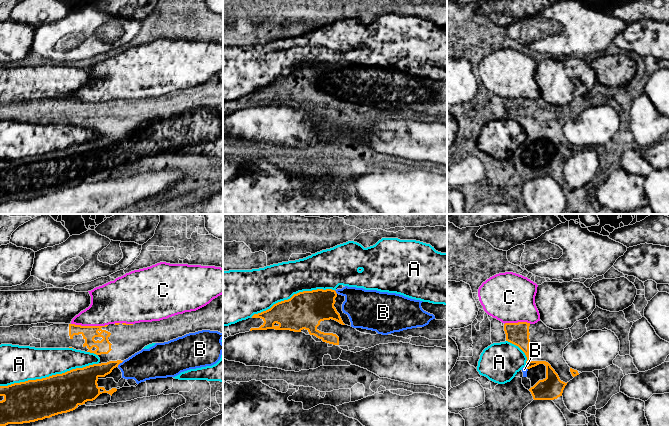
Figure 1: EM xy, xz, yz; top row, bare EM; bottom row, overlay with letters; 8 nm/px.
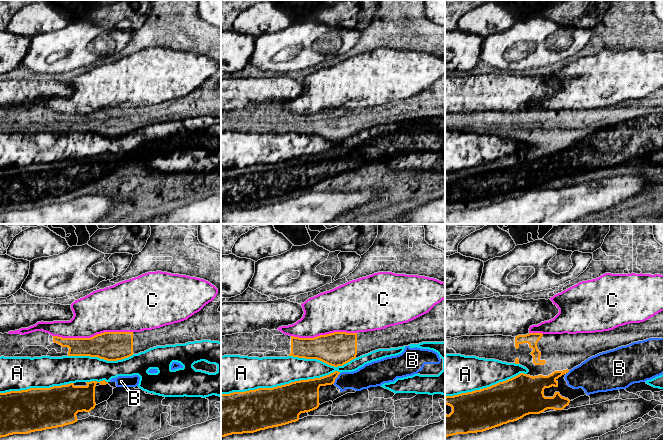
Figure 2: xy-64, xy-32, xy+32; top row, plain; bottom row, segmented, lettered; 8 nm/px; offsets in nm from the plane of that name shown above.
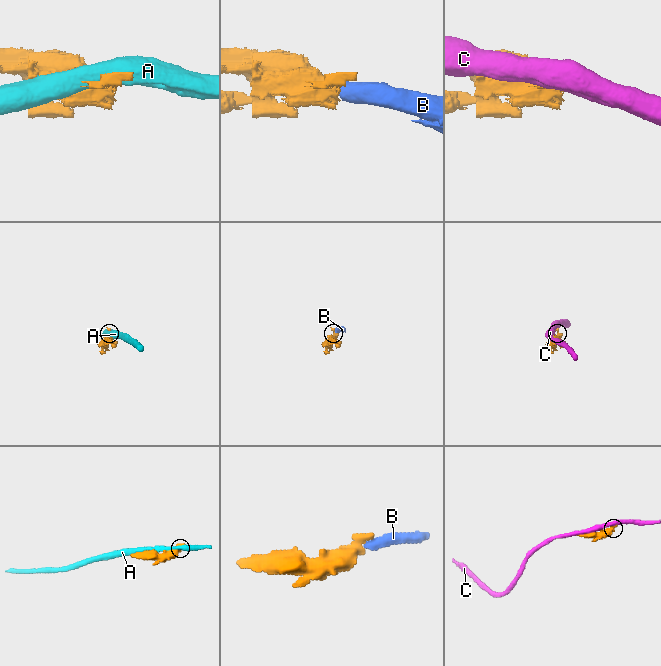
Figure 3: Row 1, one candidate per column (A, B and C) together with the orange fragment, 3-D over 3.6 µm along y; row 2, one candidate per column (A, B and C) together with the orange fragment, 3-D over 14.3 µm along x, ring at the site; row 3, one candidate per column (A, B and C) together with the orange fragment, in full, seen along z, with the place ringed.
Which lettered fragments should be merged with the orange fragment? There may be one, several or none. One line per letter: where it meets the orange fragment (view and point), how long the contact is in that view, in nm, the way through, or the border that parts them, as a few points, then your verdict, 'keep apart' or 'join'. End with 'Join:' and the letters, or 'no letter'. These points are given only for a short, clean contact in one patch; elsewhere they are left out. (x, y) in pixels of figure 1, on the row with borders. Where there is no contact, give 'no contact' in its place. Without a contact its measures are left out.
A: contact xy (49, 376); length 800 nm; keep apart
B: contact xy (120, 362); length 70 nm; way xy (91, 373), (120, 362), (151, 363); join
C: contact xy (89, 326); length 300 nm; keep apart
Join: B

